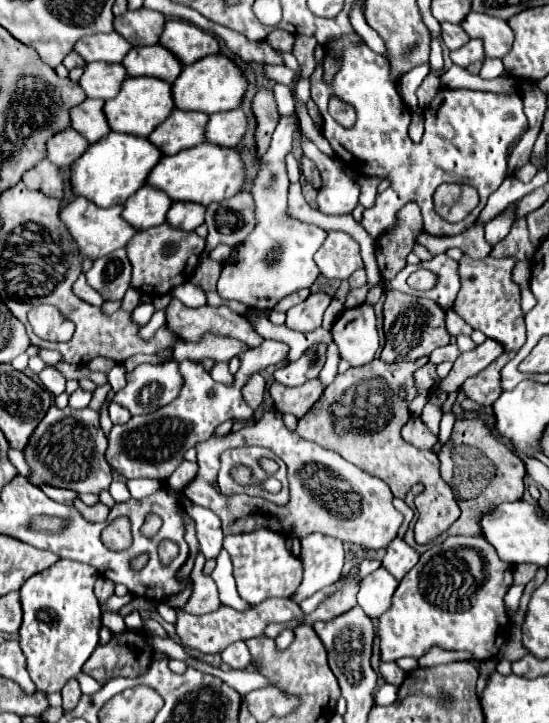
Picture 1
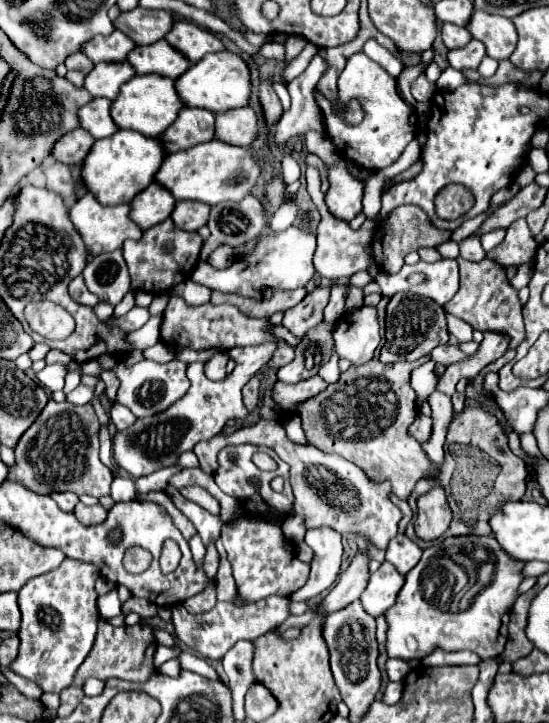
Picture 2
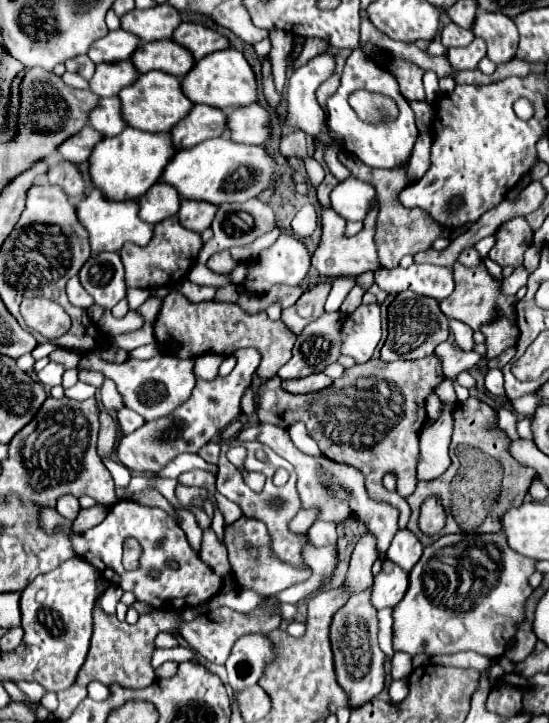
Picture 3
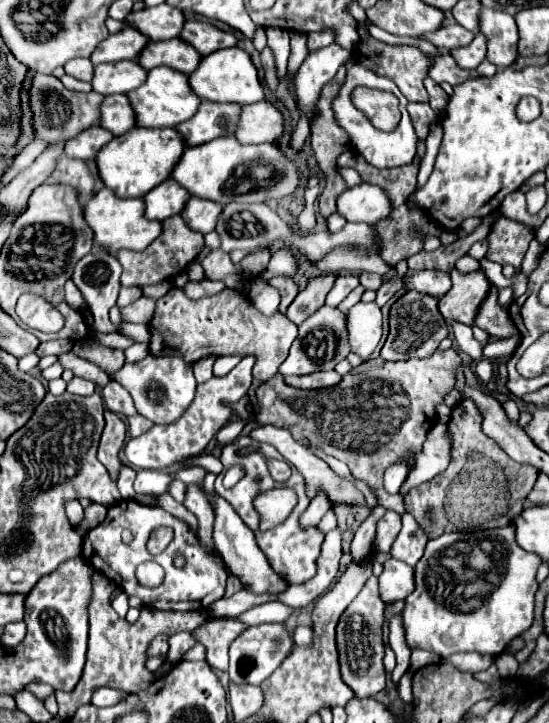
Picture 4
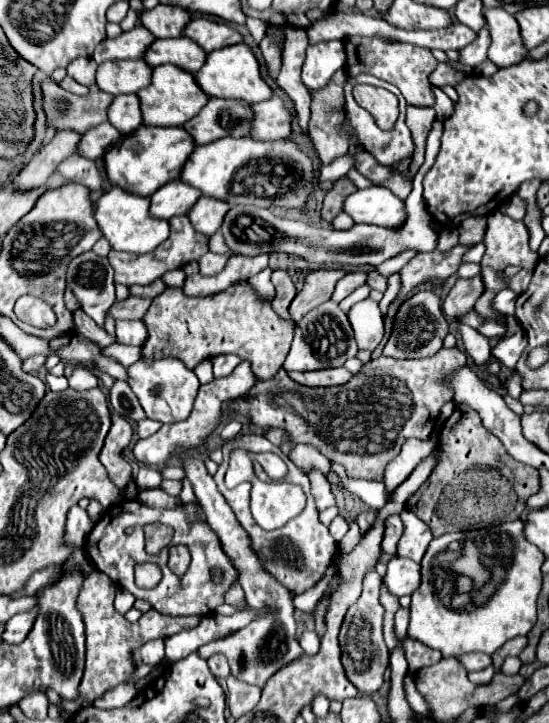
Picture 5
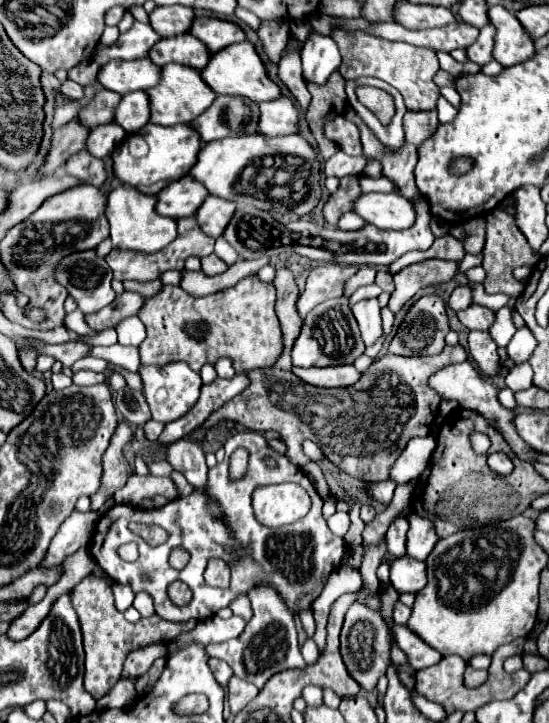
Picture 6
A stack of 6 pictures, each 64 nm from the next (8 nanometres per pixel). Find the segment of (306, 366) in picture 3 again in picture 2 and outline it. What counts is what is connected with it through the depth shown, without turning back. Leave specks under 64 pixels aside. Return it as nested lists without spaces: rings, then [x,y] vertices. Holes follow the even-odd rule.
[[[324,322],[318,324],[312,332],[304,336],[300,346],[296,348],[296,358],[276,372],[278,380],[286,384],[298,384],[306,378],[316,376],[320,366],[328,362],[332,346],[332,330]]]

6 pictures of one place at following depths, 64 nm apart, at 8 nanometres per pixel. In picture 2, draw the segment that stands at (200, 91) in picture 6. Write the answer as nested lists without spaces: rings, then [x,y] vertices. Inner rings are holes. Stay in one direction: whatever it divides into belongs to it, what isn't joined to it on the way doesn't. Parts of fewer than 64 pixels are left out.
[[[144,74],[144,76],[134,76],[132,80],[128,80],[124,84],[124,88],[120,88],[120,96],[112,102],[110,112],[112,112],[112,120],[120,130],[136,130],[144,136],[154,138],[156,134],[162,132],[162,128],[168,128],[168,124],[172,124],[172,120],[176,120],[176,112],[182,108],[184,104],[180,102],[176,88],[174,88],[174,80],[168,80],[164,76],[156,76],[156,74]]]

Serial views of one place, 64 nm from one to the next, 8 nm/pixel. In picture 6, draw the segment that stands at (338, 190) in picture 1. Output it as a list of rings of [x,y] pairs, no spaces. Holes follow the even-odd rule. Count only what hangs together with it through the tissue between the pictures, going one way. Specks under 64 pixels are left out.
[[[372,192],[354,200],[352,212],[356,212],[368,224],[384,230],[404,230],[412,226],[414,208],[410,200],[396,192]]]

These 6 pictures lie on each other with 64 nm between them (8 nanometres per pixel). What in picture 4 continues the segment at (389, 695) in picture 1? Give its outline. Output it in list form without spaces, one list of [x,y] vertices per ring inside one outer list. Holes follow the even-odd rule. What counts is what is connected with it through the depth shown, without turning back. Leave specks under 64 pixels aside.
[[[406,672],[406,674],[400,678],[400,682],[398,682],[398,686],[396,686],[396,692],[398,692],[398,698],[400,698],[400,700],[404,700],[406,704],[410,704],[410,702],[412,702],[412,684],[410,684],[410,672]]]

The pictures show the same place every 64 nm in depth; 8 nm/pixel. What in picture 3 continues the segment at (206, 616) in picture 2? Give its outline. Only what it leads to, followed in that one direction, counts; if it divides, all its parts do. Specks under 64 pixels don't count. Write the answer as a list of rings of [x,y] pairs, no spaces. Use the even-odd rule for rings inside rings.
[[[266,598],[260,606],[256,606],[252,612],[248,614],[242,614],[242,612],[236,612],[236,610],[230,610],[226,606],[220,606],[216,608],[214,612],[206,612],[190,622],[180,622],[180,636],[186,640],[186,644],[196,650],[198,654],[202,654],[208,662],[212,664],[224,664],[224,660],[228,658],[228,652],[232,650],[234,642],[244,636],[244,634],[262,634],[262,632],[272,632],[280,626],[282,622],[282,616],[280,616],[280,610],[278,610],[278,600],[276,598]]]

